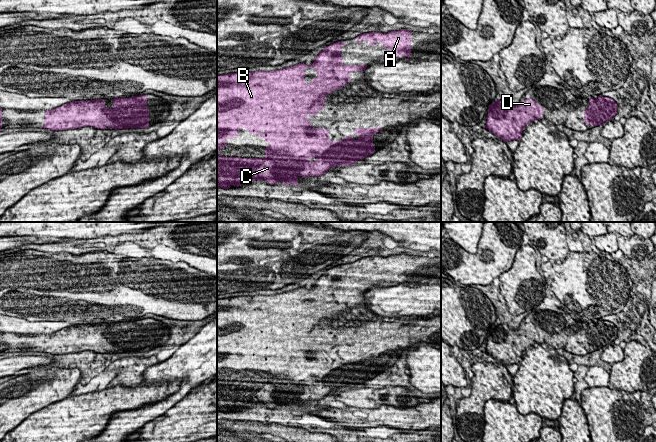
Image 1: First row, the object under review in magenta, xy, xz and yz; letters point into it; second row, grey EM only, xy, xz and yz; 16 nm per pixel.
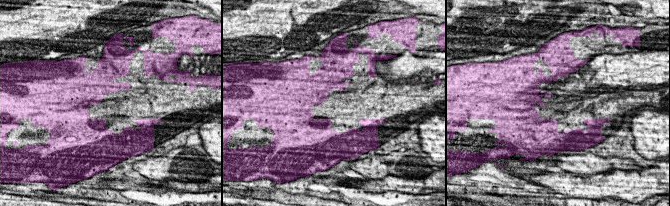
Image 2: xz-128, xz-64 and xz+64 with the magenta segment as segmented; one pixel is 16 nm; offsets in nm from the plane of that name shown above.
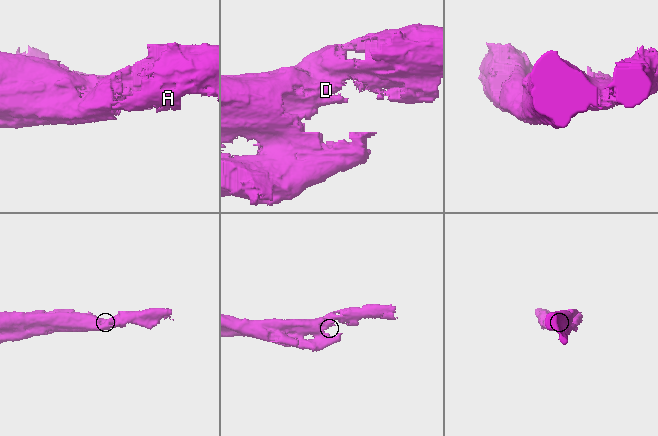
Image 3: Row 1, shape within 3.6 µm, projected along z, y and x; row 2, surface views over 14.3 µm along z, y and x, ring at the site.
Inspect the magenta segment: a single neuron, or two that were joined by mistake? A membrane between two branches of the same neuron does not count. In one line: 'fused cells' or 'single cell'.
single cell

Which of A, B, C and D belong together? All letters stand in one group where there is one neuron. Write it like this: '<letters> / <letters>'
A B C D

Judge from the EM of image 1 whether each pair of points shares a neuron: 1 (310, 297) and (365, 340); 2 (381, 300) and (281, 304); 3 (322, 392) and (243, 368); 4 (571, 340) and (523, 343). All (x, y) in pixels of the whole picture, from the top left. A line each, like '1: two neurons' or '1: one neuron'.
1: one neuron
2: two neurons
3: one neuron
4: one neuron

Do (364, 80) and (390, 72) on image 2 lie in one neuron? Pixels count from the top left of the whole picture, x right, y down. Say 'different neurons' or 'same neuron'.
different neurons

